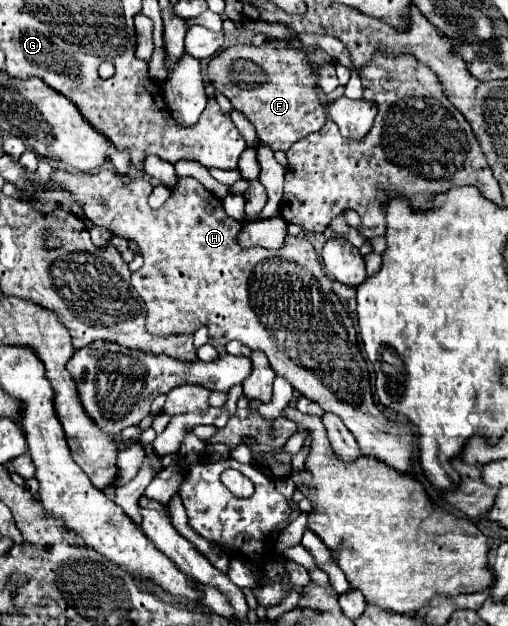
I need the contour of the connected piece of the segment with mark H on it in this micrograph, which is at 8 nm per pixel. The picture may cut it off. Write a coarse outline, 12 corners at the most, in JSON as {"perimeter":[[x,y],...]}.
{"perimeter":[[53,171],[137,243],[155,337],[263,351],[365,455],[409,473],[417,437],[305,237],[243,249],[193,177]]}

